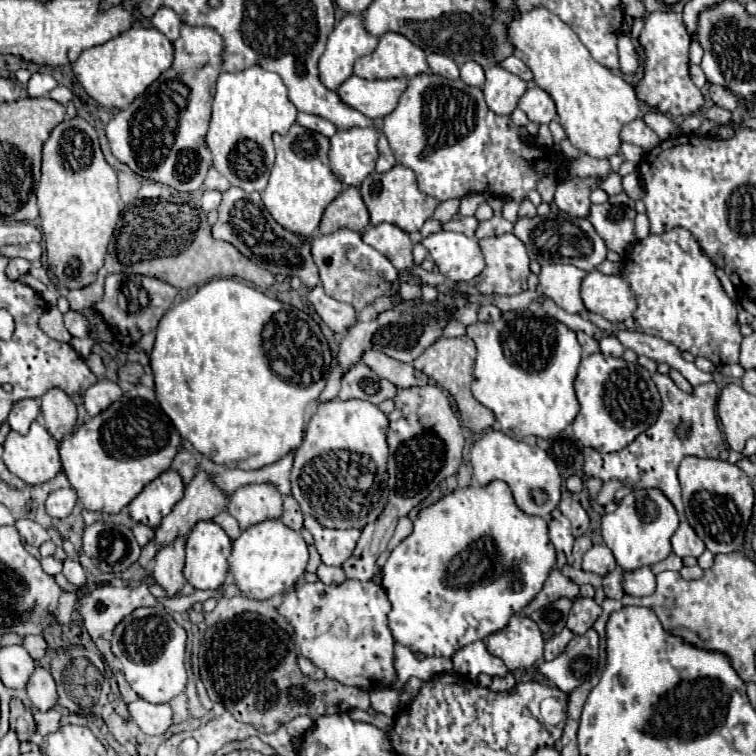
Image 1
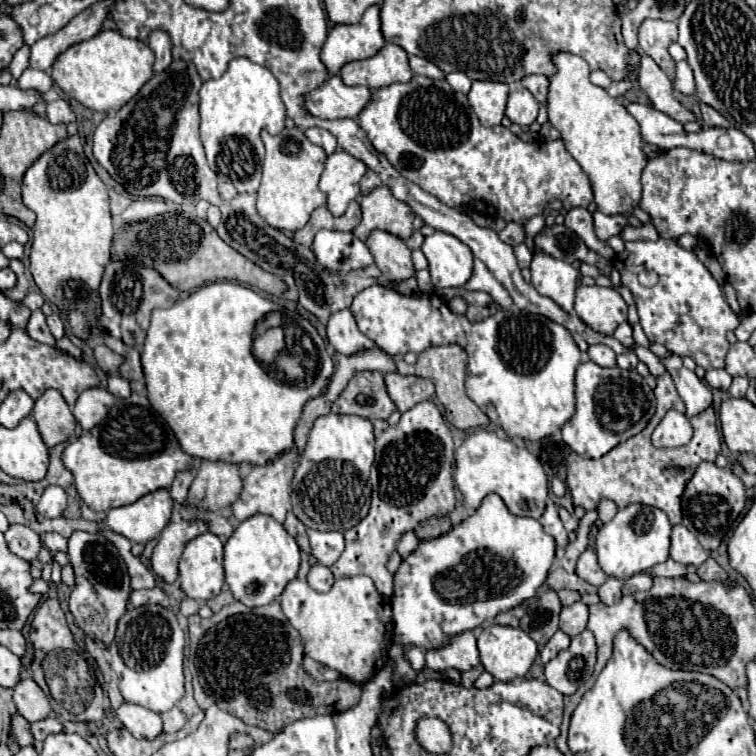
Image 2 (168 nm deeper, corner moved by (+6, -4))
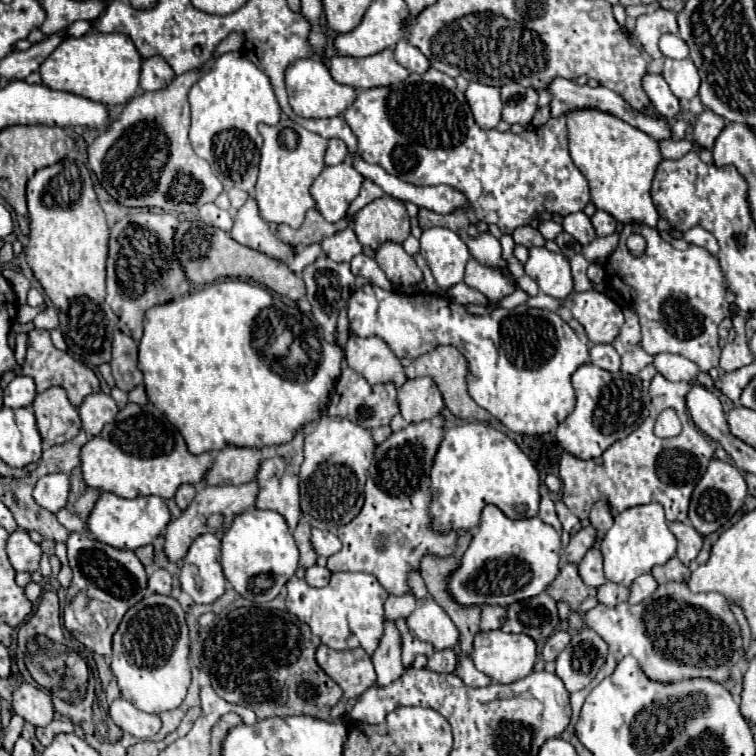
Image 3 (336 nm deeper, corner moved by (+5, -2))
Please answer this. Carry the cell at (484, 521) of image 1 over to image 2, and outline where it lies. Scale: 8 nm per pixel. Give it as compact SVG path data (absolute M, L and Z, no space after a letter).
M487 494L481 506L447 534L423 540L413 554L409 554L393 576L393 640L405 650L419 646L425 650L445 646L453 636L475 630L483 622L493 620L497 614L519 606L525 600L537 596L537 590L547 578L551 562L555 558L555 540L545 534L535 518L515 516L507 510L505 502L497 494Z

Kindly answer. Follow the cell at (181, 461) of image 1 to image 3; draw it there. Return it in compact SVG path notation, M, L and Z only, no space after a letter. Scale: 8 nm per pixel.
M182 484L180 488L178 488L178 492L176 492L176 504L178 504L178 508L180 510L186 510L186 506L192 502L192 498L194 498L194 494L196 494L196 488L192 486L192 484Z

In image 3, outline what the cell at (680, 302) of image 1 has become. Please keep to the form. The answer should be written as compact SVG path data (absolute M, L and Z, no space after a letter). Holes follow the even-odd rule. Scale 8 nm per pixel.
M628 224L620 232L620 242L614 254L608 258L604 264L608 282L622 292L624 300L636 310L640 318L640 346L644 352L650 356L656 356L660 352L670 352L684 356L692 360L702 372L708 372L712 368L718 368L718 358L720 358L720 346L718 346L718 324L730 316L728 302L726 302L726 284L724 284L724 274L720 270L718 258L712 256L706 248L690 244L686 250L676 250L672 248L656 228L650 226L640 226L640 224ZM630 234L642 234L646 238L646 252L640 258L634 258L628 248L626 248L626 238Z

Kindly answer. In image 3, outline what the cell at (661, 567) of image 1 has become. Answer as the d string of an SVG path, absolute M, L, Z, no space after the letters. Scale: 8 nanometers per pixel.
M670 558L666 564L656 566L652 570L652 576L662 584L662 582L688 582L690 578L690 570L688 566L684 566L682 562L678 562L678 558Z

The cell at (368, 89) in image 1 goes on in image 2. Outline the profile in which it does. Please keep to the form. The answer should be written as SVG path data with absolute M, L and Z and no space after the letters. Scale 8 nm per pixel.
M331 76L325 84L307 94L307 108L311 114L335 120L335 118L357 118L365 104L373 98L373 92L365 86L347 86L339 76Z

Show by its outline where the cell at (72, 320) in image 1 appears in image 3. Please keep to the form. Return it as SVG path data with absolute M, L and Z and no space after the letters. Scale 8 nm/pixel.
M54 306L44 308L36 318L34 318L34 326L42 328L42 330L52 330L58 328L58 310Z

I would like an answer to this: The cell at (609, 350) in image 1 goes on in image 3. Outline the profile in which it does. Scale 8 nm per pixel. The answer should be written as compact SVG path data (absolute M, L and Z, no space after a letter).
M594 344L590 348L590 362L608 372L620 370L620 354L614 350L612 344Z

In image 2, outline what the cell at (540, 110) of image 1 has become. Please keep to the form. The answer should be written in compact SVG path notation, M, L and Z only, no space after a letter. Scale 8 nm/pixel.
M521 86L513 88L507 102L507 118L519 126L529 126L537 120L539 104L533 100L533 94Z

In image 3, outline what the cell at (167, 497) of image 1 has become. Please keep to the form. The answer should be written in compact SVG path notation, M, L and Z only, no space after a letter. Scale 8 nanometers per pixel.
M100 492L84 524L98 542L110 544L120 550L136 550L140 546L152 544L154 538L166 528L168 522L170 522L170 510L166 502L158 496L138 496L134 500L128 500L112 492Z

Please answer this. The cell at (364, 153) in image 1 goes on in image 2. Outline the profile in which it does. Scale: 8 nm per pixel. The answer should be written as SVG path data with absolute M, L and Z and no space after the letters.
M337 148L337 152L329 154L325 160L325 170L321 174L319 188L327 192L327 208L341 216L351 200L357 200L361 188L359 182L365 176L365 162L357 160L349 152Z

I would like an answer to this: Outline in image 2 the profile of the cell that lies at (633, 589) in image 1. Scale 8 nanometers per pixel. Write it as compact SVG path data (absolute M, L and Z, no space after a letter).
M639 572L635 576L631 576L629 580L625 580L623 584L623 594L631 594L631 592L645 592L653 586L653 580L649 574L645 572Z

